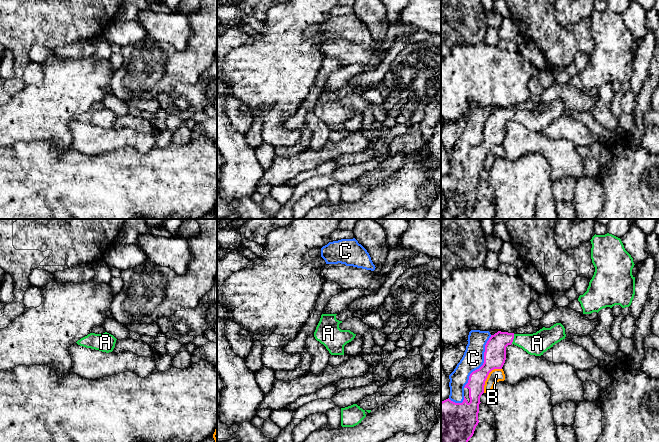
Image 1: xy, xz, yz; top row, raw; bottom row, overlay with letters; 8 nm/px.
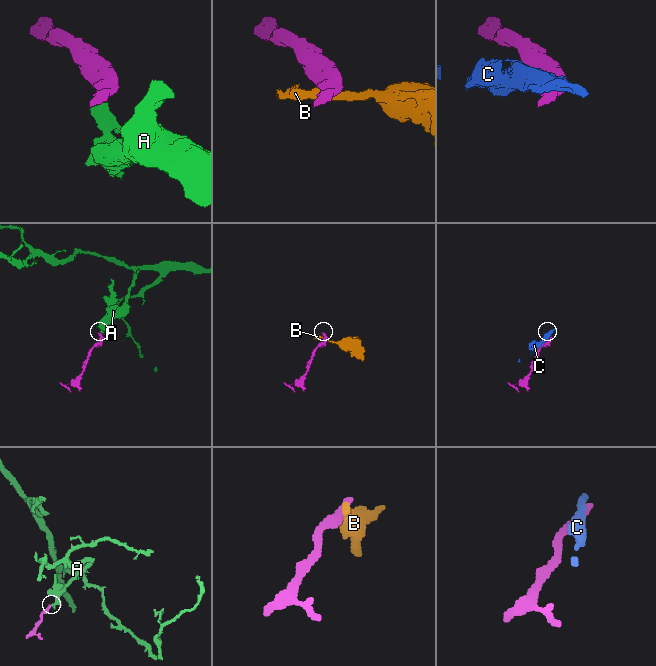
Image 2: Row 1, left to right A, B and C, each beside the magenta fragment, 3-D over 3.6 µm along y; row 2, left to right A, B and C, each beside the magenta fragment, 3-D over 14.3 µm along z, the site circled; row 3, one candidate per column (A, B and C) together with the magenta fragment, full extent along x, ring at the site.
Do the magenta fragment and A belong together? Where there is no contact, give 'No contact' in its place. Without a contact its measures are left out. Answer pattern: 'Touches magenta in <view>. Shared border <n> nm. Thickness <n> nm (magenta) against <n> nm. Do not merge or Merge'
Touches magenta in yz. Shared border 80 nm. Thickness 180 nm (magenta) against 180 nm. Merge

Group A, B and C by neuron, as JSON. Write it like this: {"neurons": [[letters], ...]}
{"neurons": [["A"], ["B"], ["C"]]}

